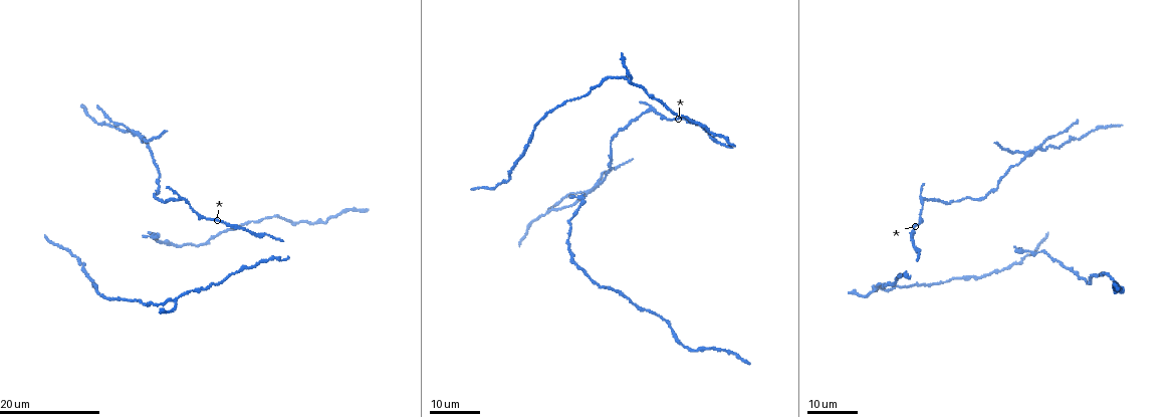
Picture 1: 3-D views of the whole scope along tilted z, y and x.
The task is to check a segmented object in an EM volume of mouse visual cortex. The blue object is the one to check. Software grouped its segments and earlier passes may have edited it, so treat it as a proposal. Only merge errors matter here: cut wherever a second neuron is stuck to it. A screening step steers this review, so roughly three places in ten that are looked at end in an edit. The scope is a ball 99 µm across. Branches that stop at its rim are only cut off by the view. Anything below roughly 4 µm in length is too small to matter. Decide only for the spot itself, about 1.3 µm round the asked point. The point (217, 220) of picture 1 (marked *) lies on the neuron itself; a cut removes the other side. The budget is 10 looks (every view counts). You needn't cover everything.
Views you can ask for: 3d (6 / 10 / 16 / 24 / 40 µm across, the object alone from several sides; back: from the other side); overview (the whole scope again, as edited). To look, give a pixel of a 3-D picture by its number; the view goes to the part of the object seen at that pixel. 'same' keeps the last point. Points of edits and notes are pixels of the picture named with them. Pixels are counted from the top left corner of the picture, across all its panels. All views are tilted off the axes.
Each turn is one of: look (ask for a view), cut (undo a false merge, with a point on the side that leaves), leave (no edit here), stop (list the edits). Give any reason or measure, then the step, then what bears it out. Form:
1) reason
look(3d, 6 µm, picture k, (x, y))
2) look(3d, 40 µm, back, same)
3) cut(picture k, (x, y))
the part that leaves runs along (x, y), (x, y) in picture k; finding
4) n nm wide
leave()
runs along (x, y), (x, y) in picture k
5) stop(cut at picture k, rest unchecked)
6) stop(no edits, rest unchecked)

calibre changes
look(3d, 24 µm, picture 1, (996, 187))

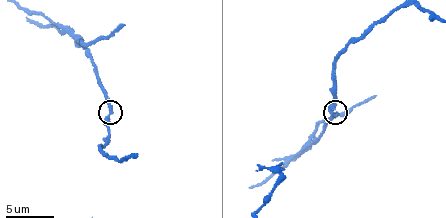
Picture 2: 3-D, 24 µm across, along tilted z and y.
closer look
look(3d, 10 µm, picture 2, (110, 115))

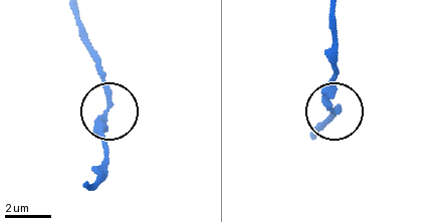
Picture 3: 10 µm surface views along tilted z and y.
leave()
runs along (87, 184), (107, 159), (112, 97), (98, 56) in picture 3; all the same neuron

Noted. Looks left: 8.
a fork
look(3d, 6 µm, picture 2, (309, 141))

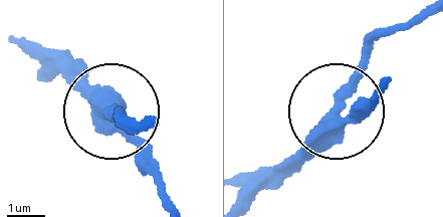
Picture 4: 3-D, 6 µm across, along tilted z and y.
leave()
all the same neuron

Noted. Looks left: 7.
a narrow waist
look(3d, 16 µm, picture 1, (1056, 260))

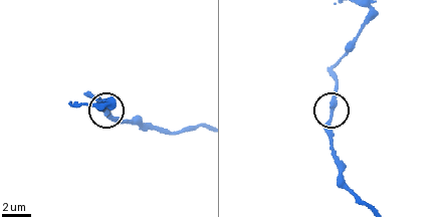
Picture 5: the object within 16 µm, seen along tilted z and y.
closer look
look(3d, 6 µm, picture 5, (332, 114))

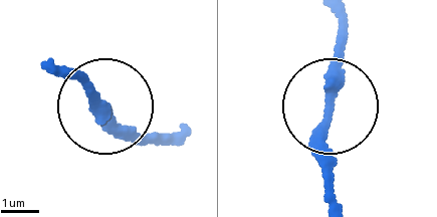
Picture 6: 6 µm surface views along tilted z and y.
leave()
continuous, no second neuron

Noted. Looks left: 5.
sudden change in width
look(3d, 16 µm, picture 1, (941, 281))

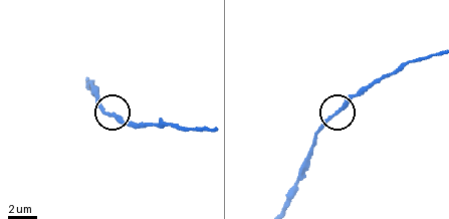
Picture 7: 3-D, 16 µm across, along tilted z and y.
look(3d, 6 µm, picture 7, (116, 114))

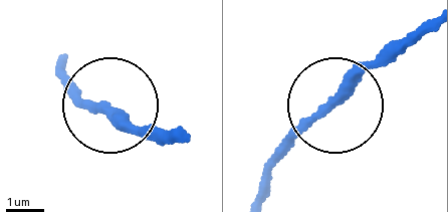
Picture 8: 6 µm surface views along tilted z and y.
leave()
runs along (166, 131), (120, 125), (64, 86) in picture 8; all the same neuron

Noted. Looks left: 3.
three-way junction
look(3d, 16 µm, picture 1, (173, 301))

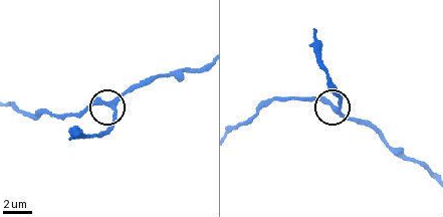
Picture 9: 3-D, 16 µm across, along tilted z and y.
look(3d, 10 µm, picture 9, (337, 108))

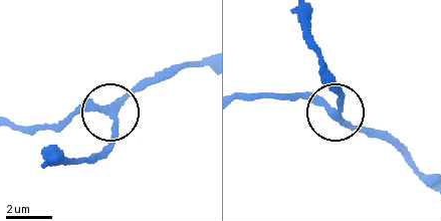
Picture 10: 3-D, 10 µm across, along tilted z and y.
closer look
look(3d, 6 µm, picture 10, (110, 113))

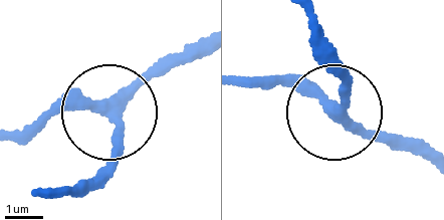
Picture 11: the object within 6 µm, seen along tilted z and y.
3 arms
leave()
runs along (195, 51), (119, 96), (102, 185) in picture 11; continuous, no second neuron

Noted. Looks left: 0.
stop(no edits, rest unchecked)

